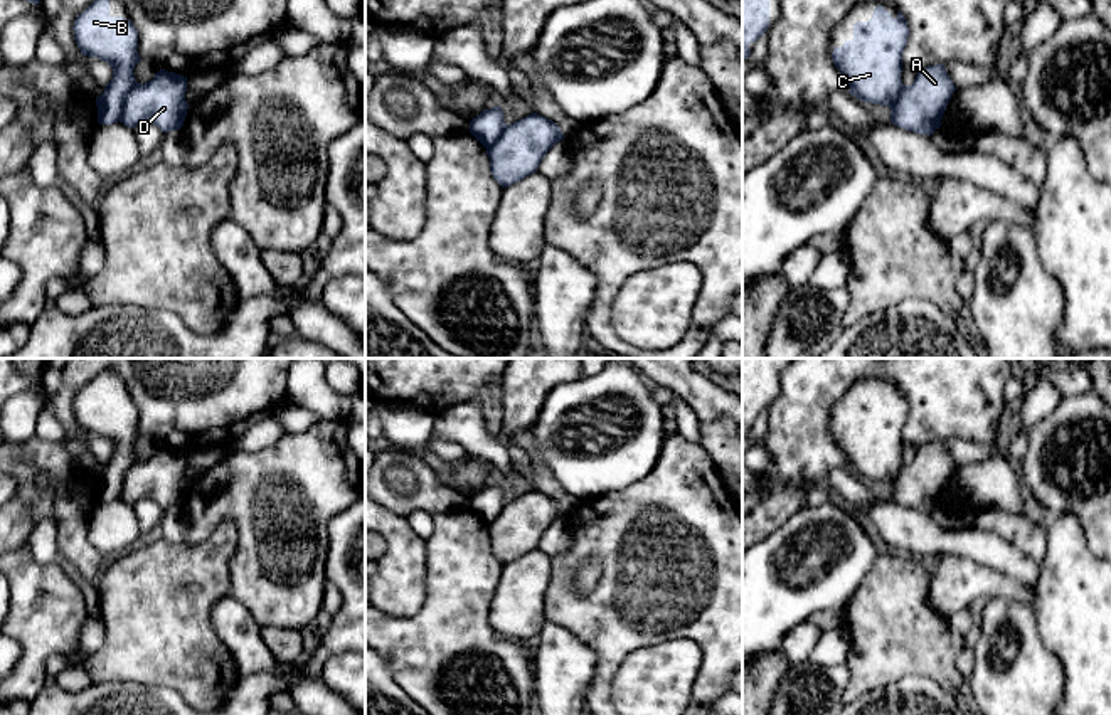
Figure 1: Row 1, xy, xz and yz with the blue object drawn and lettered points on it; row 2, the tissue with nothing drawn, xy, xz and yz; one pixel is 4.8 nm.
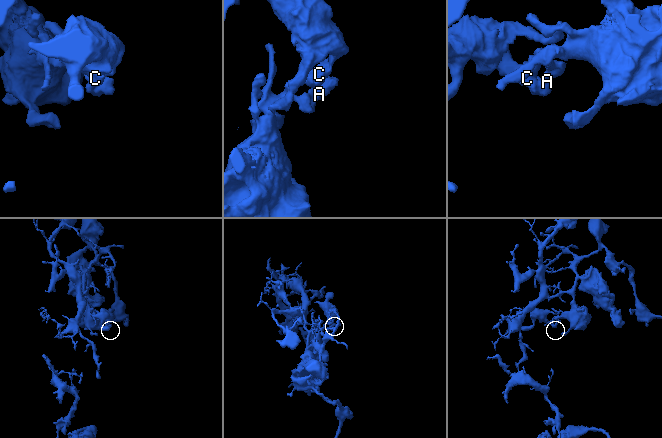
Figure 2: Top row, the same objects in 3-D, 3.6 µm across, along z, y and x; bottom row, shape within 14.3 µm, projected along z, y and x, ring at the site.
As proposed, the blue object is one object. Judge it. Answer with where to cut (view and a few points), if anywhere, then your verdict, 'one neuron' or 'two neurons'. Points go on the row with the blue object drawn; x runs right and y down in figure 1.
xy (137, 83), (128, 93), (118, 120) | two neurons

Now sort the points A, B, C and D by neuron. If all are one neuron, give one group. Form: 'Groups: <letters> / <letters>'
Groups: A D / B C

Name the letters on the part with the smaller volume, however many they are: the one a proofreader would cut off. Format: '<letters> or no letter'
B, C

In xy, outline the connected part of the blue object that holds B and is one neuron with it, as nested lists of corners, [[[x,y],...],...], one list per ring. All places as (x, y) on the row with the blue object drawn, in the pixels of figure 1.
[[[94,0],[74,20],[74,39],[82,56],[99,57],[113,67],[104,93],[96,98],[98,123],[118,123],[128,93],[135,87],[138,30],[125,17],[109,15],[109,0]]]

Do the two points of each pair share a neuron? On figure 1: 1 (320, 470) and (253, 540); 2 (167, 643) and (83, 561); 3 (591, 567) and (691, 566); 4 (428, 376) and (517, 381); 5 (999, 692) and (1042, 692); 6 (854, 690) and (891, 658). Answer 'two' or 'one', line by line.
1: one
2: two
3: two
4: two
5: one
6: one

